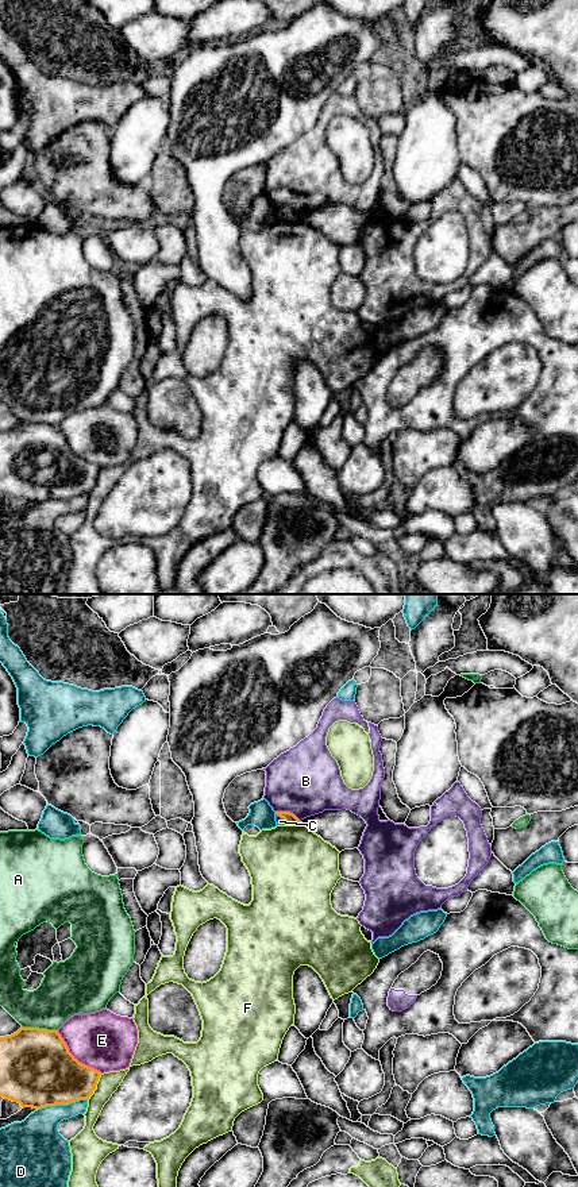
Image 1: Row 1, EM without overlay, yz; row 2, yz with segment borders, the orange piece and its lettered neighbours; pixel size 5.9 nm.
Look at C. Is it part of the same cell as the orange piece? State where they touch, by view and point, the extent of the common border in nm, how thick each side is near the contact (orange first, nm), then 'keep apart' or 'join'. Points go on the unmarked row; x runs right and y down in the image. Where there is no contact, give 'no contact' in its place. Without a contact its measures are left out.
meets orange in yz at (282, 212); contact 100 nm long; 70 nm thick on the orange side, 50 nm on the other; keep apart

